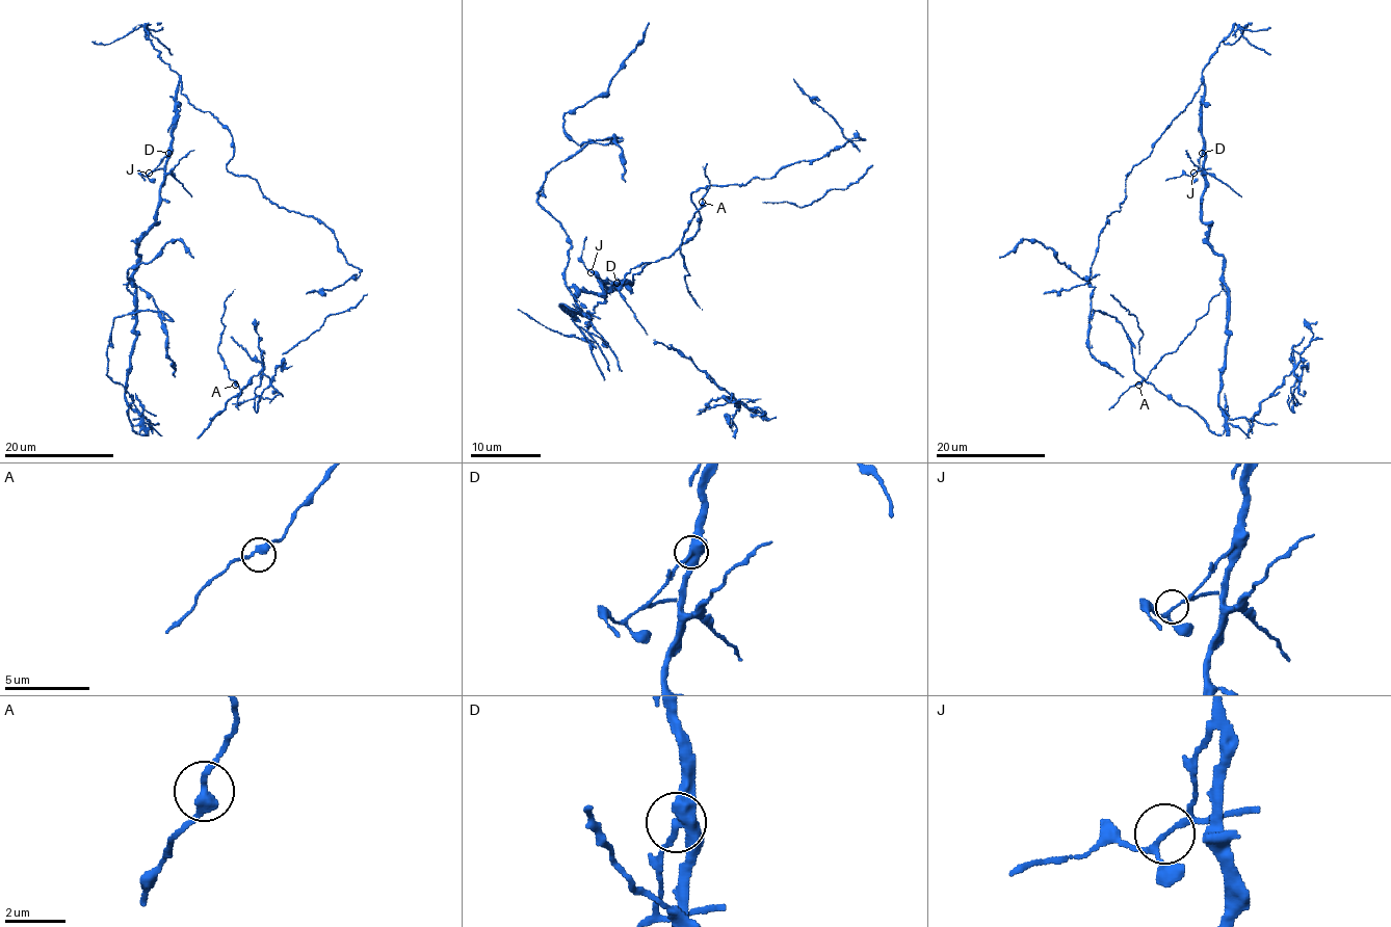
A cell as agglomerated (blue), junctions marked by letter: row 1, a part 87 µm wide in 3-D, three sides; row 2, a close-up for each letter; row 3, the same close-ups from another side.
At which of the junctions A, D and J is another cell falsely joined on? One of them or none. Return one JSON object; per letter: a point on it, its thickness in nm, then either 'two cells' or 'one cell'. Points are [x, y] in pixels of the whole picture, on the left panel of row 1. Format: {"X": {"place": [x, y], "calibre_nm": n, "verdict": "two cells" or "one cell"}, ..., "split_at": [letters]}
{"A": {"place": [235, 385], "calibre_nm": 340, "verdict": "one cell"}, "D": {"place": [168, 153], "calibre_nm": 400, "verdict": "two cells"}, "J": {"place": [149, 173], "calibre_nm": 130, "verdict": "one cell"}, "split_at": ["D"]}

